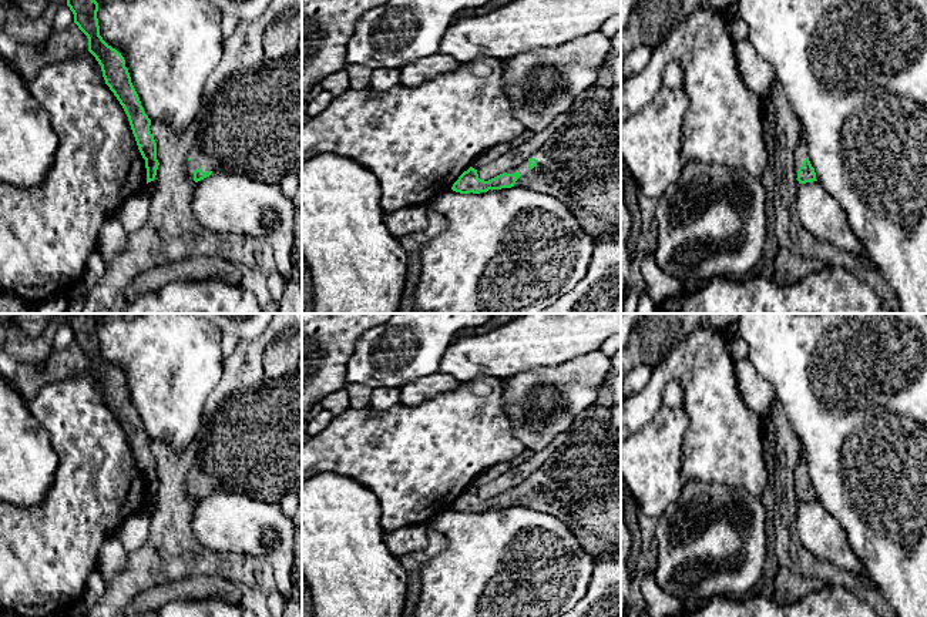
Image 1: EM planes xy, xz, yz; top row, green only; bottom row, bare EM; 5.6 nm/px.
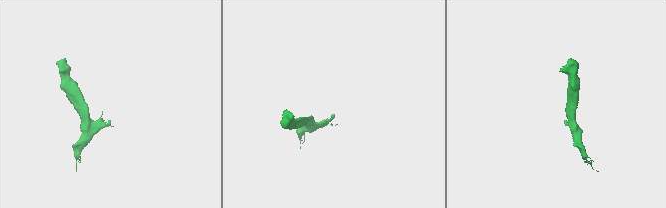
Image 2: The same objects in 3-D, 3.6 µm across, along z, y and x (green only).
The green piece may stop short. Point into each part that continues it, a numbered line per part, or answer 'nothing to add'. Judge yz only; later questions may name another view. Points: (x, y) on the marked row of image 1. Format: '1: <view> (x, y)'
1: yz (800, 154)

